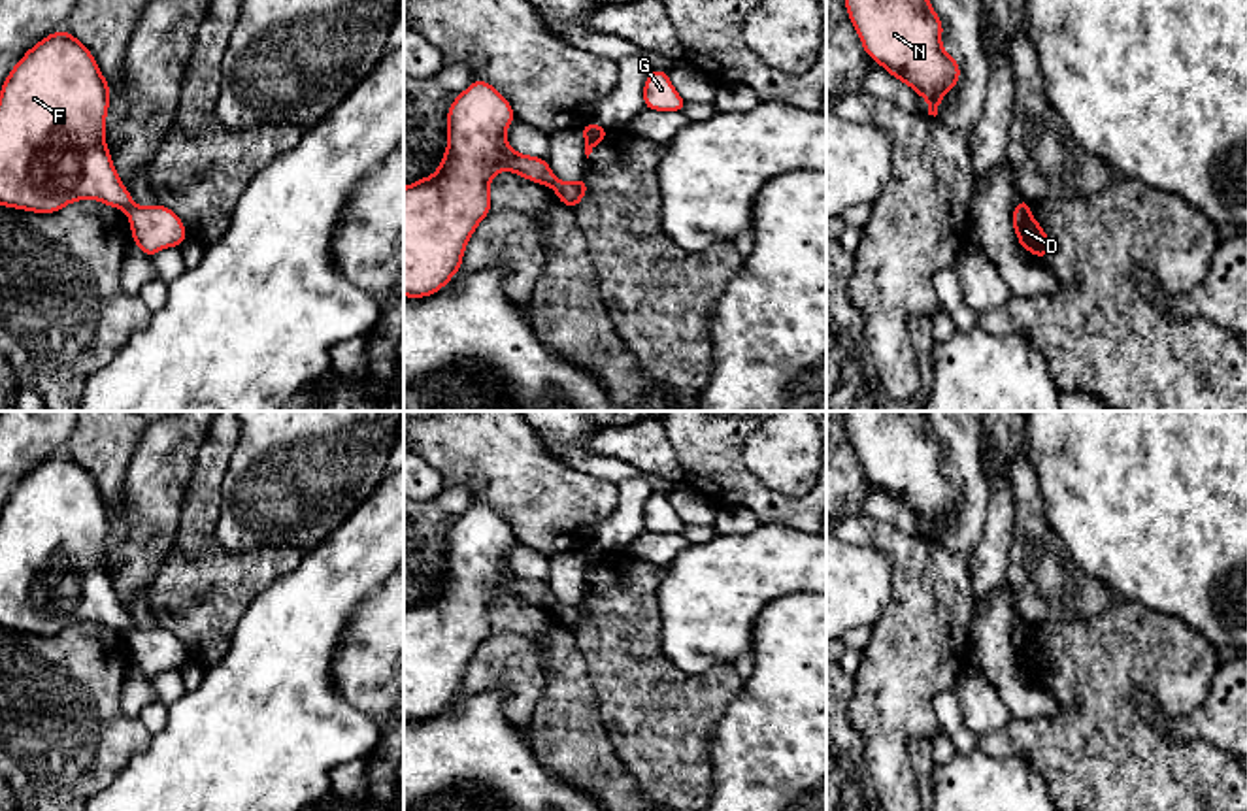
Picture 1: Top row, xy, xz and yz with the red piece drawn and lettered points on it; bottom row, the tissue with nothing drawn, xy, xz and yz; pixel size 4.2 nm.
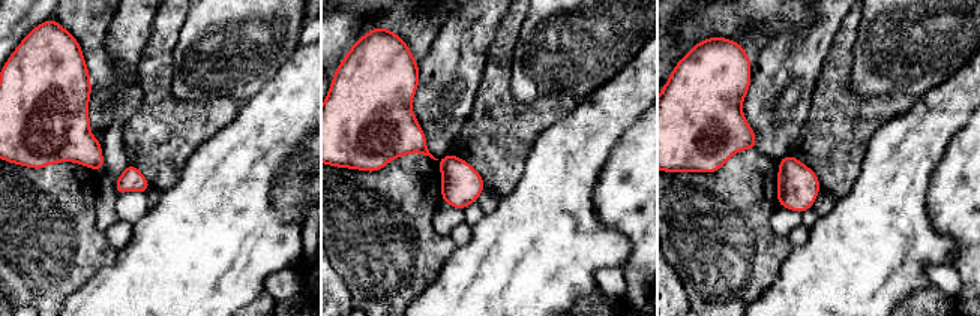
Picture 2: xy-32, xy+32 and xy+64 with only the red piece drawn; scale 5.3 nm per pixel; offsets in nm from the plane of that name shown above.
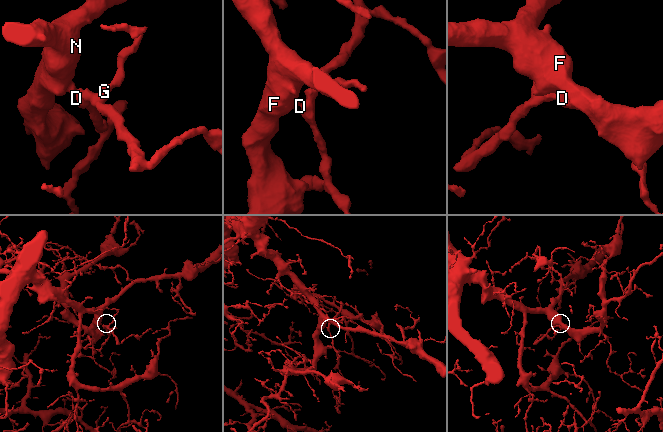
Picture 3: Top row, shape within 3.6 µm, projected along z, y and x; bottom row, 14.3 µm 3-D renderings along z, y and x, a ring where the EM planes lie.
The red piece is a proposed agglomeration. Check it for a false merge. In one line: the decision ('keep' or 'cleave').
cleave

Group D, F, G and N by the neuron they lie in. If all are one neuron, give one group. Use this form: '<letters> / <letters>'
D G / F N

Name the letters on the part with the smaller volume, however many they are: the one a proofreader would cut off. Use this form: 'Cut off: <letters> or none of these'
Cut off: D, G

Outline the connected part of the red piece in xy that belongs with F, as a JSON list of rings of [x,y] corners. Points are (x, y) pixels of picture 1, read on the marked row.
[[[60,28],[30,47],[0,89],[0,206],[49,215],[72,202],[98,200],[128,213],[132,194],[115,172],[106,145],[108,109],[109,81],[75,36]]]

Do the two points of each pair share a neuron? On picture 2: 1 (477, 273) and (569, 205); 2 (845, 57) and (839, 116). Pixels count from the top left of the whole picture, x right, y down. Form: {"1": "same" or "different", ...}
{"1": "same", "2": "same"}

